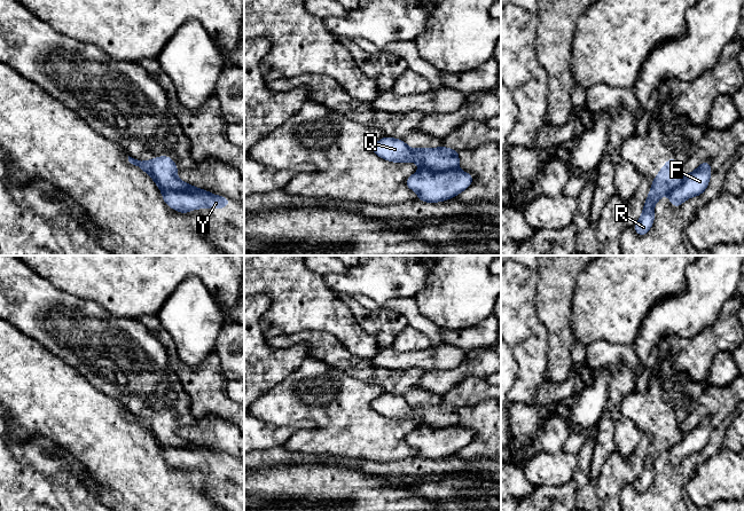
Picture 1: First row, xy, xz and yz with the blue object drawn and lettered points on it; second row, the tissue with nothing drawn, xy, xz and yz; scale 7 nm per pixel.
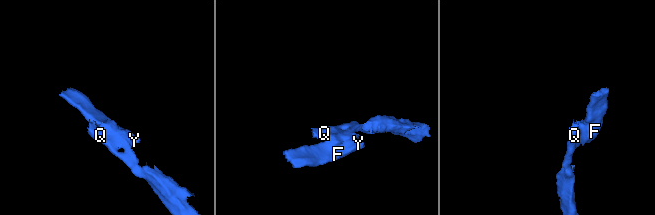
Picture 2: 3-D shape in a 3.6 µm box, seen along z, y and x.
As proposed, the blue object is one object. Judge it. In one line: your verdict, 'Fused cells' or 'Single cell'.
Fused cells

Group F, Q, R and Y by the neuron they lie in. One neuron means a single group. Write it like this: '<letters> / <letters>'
F Y / Q R

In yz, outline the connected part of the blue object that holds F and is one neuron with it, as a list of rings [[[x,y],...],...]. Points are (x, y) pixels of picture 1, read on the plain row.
[[[705,417],[695,427],[686,432],[681,441],[668,450],[672,463],[676,465],[688,455],[699,454],[707,445],[711,432],[711,419]]]

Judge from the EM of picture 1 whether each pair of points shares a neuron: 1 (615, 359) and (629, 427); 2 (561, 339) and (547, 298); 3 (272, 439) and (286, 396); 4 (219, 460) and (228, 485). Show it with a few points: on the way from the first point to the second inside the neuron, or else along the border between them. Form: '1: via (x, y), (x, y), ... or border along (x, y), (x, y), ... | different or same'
1: via (617, 376), (616, 411) | same
2: via (560, 329), (554, 308) | same
3: border along (256, 417), (275, 425), (289, 425), (303, 421) | different
4: via (219, 465), (219, 470), (227, 479) | same

